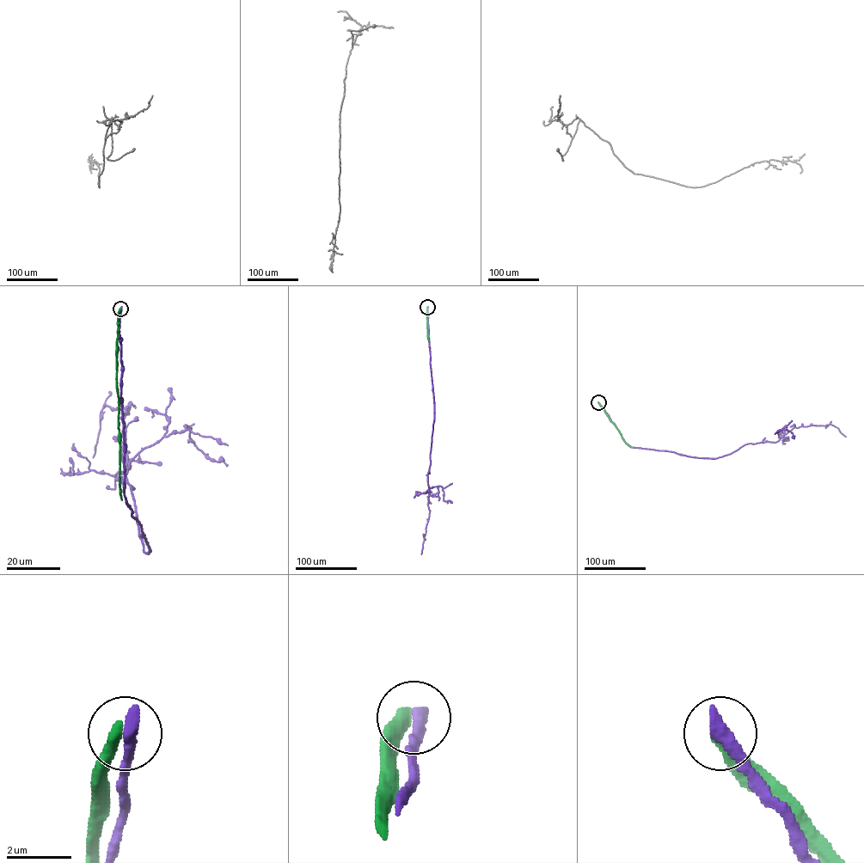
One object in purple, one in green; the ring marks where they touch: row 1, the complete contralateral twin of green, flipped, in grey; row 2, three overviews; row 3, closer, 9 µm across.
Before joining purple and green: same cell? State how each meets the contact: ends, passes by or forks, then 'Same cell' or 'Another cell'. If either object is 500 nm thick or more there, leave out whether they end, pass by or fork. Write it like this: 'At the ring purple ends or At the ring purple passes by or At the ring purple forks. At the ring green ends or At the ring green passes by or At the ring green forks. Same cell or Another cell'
Another cell

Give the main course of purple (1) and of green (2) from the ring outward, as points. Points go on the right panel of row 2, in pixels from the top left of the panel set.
1: (598, 402), (629, 446), (691, 456), (715, 458), (746, 444), (775, 442), (801, 425), (830, 424), (846, 437)
2: (598, 402), (623, 440), (631, 446)

